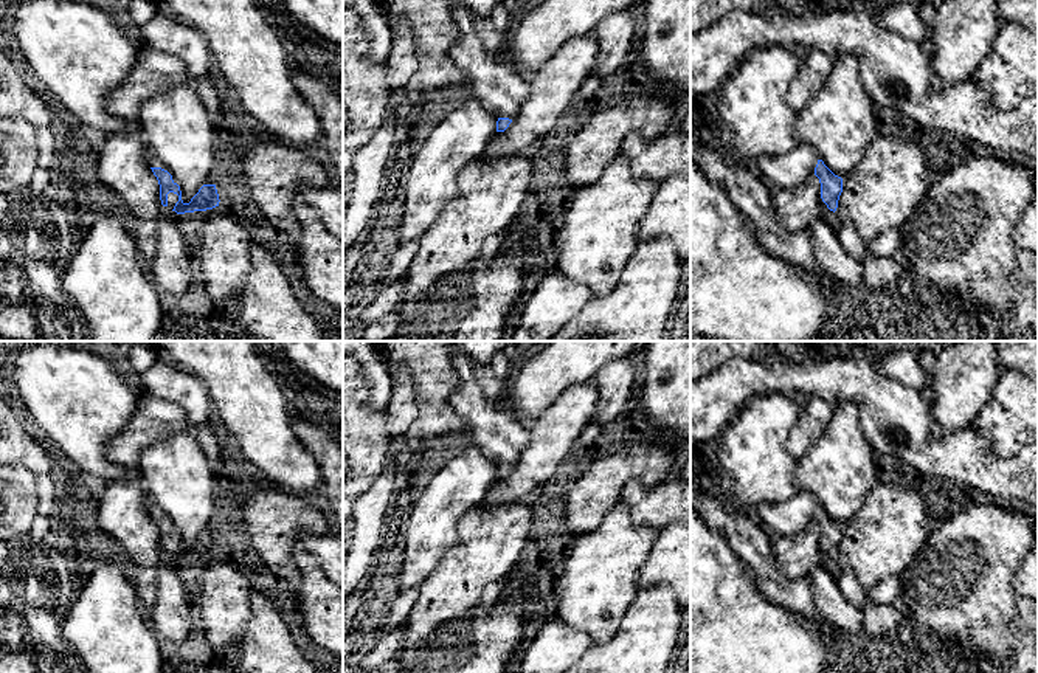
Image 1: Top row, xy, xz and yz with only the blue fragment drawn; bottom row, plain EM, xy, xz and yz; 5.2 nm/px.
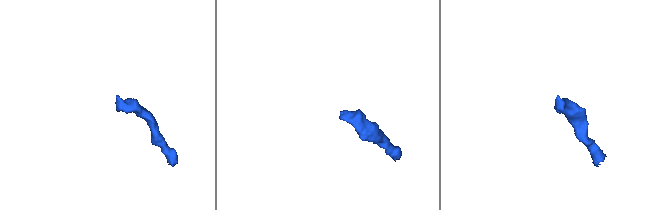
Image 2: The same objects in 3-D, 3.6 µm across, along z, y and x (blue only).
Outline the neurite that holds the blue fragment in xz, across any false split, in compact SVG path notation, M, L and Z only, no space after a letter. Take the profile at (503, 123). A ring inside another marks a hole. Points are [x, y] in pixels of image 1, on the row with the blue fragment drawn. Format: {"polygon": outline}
{"polygon": "M450 0L450 16L459 29L453 43L453 62L465 74L465 84L497 121L497 132L504 132L529 98L529 78L517 73L504 57L489 54L473 31L473 17Z"}

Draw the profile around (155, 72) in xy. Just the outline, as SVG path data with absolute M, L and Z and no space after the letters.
M152 48L141 50L126 81L109 93L106 107L113 116L133 121L138 119L141 104L149 98L172 87L195 87L197 82L199 79L186 74L180 59Z

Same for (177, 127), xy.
M192 85L172 87L149 98L141 104L138 121L147 147L180 186L183 203L189 203L203 185L217 185L223 149L219 132Z

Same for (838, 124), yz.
M839 57L833 62L822 90L798 112L796 133L799 143L807 144L835 175L843 178L858 166L878 135L875 107L860 82L858 57Z

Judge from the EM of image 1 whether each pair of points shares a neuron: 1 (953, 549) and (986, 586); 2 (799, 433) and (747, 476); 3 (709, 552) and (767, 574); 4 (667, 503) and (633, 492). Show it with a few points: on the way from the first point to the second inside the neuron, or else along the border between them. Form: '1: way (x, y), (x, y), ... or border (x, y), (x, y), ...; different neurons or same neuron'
1: way (962, 559), (976, 577); same neuron
2: border (799, 411), (785, 442), (796, 459); different neurons
3: border (726, 540), (770, 599); different neurons
4: way (657, 514), (646, 514), (635, 503); same neuron

